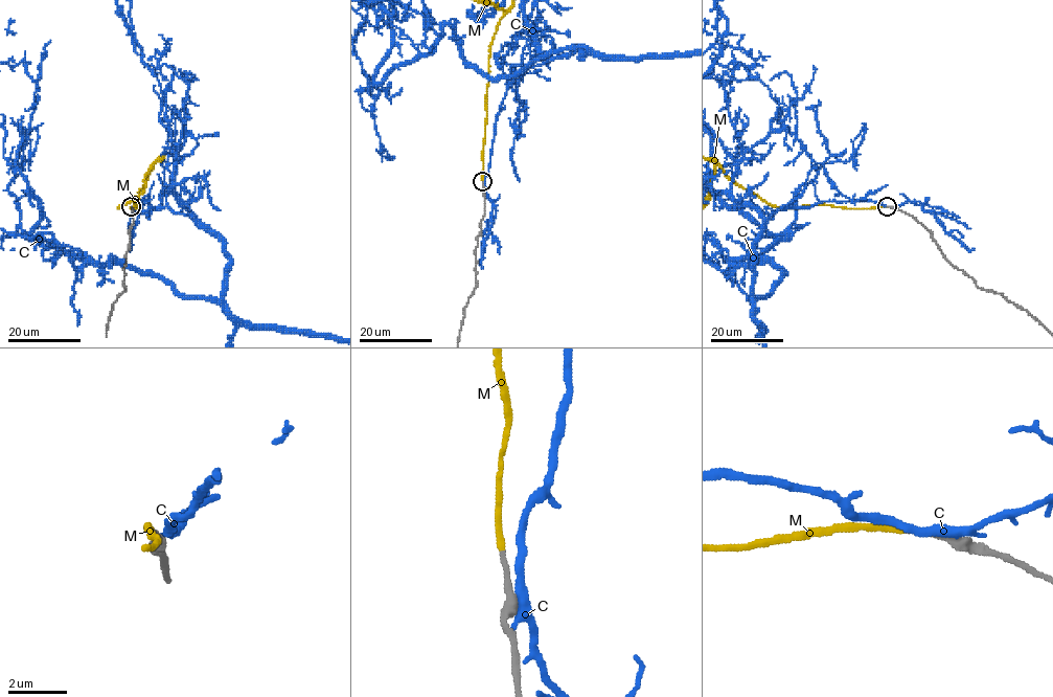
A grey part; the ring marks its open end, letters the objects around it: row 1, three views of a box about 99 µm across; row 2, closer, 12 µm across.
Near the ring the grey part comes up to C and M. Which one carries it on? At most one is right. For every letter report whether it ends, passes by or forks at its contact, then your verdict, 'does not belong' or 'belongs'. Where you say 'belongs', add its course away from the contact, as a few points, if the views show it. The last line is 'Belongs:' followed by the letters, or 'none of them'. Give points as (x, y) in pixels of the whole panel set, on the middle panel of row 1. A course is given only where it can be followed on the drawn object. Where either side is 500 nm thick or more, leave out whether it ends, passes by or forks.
C: it passes by | does not belong
M: it ends | belongs
Belongs: M

